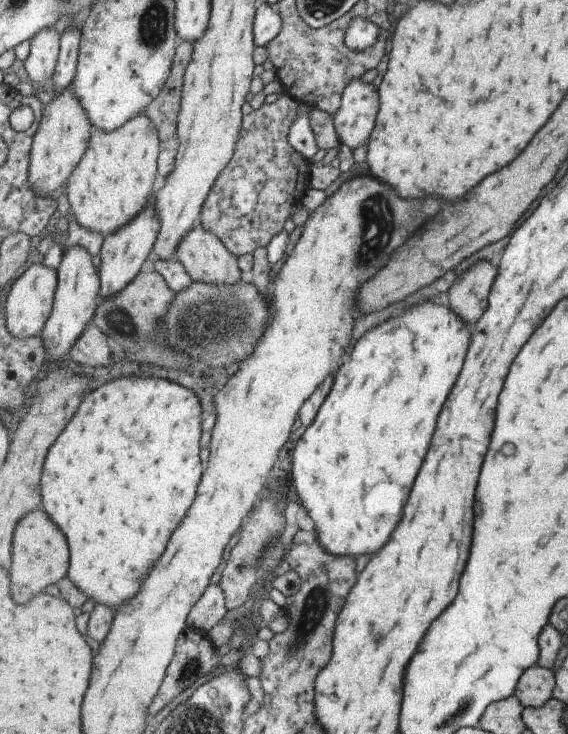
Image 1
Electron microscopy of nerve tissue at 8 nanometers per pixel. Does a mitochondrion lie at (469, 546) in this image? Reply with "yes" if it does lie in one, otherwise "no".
no

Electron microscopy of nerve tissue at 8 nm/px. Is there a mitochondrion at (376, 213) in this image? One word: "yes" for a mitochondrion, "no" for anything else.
yes

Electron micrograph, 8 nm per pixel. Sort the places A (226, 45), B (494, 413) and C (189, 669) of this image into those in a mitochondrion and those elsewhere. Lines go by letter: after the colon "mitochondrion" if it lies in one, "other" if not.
A: other
B: other
C: mitochondrion

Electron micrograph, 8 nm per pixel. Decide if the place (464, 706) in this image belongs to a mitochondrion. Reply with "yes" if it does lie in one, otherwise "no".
yes

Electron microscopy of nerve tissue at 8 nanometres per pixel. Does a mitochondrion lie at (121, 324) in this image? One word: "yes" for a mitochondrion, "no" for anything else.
yes

